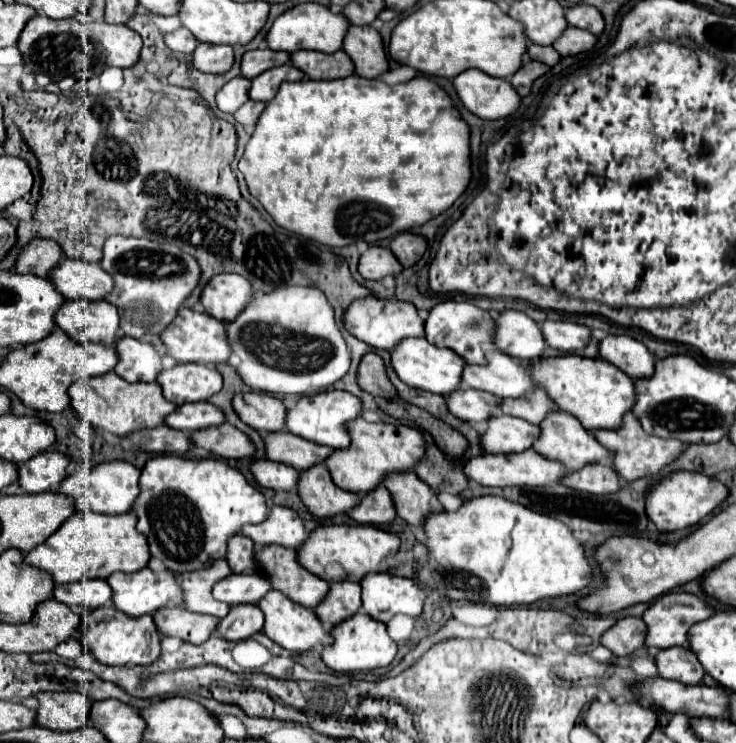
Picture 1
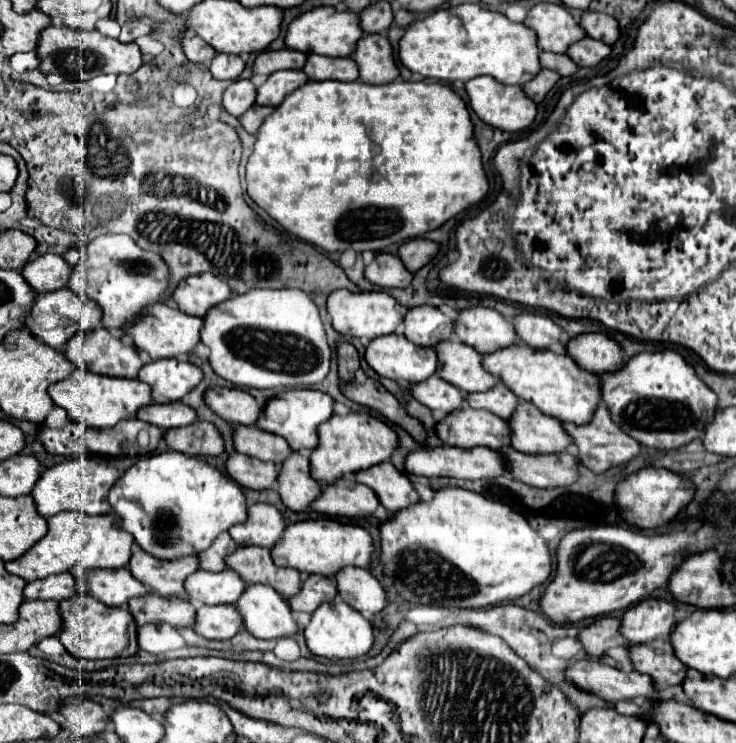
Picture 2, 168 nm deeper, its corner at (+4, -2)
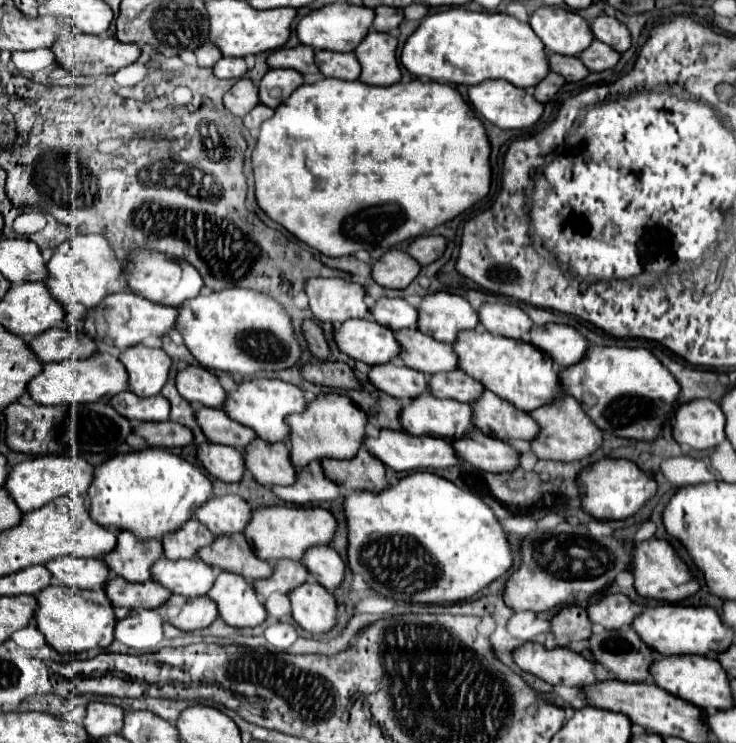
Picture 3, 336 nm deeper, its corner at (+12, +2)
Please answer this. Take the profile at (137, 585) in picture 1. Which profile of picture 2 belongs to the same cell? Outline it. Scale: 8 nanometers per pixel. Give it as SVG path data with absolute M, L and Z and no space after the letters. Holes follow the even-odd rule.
M126 567L116 571L88 571L84 577L90 595L108 607L122 607L134 597L146 597L152 593L152 589L138 581Z

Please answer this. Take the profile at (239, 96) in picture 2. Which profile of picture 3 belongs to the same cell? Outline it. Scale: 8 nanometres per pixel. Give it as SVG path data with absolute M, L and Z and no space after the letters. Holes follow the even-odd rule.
M246 77L238 79L236 85L224 95L226 109L232 115L236 115L236 117L244 117L258 103L260 103L260 99L258 99L258 87L250 79L246 79Z

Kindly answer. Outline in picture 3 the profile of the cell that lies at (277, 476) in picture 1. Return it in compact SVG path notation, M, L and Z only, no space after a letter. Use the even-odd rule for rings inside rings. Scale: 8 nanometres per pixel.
M206 441L206 443L198 445L196 459L212 477L226 481L226 483L240 481L246 471L242 453L228 445L218 445L218 443Z

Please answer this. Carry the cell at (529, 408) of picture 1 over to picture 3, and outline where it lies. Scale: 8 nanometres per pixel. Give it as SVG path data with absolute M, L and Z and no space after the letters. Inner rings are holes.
M458 369L432 375L428 379L428 387L434 397L446 397L460 403L472 403L484 391L484 387L478 381L474 381L470 375Z

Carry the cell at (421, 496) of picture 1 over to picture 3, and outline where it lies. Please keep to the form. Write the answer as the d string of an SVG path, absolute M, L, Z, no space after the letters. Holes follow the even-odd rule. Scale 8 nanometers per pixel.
M364 447L352 459L324 459L324 475L342 491L384 491L388 487L386 467Z

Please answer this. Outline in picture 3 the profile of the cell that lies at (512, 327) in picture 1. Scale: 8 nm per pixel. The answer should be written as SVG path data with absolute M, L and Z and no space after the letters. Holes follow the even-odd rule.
M430 293L418 305L418 331L442 343L454 343L458 331L476 329L478 315L470 303L452 293Z

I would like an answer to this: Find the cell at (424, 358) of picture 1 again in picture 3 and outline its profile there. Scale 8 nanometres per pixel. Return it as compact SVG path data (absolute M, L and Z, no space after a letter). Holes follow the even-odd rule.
M368 317L348 319L340 327L334 327L334 341L342 353L366 365L388 363L400 355L394 333Z

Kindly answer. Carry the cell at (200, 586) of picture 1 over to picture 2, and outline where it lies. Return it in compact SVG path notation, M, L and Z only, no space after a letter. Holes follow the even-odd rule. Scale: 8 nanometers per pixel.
M136 551L130 559L132 575L142 579L142 583L148 583L154 593L158 593L160 597L180 597L184 601L188 601L184 581L198 569L200 561L196 557L180 559L180 563L164 563L160 559L152 559L152 555L144 551Z

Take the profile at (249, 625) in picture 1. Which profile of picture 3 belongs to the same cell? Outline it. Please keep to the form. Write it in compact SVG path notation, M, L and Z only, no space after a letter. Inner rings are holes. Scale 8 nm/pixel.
M172 595L166 603L156 607L156 613L180 631L196 631L208 627L216 619L216 603L208 597L184 599L180 595Z

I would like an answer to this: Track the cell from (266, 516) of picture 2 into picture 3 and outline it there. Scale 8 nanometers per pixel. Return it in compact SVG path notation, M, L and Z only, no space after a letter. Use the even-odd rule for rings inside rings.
M240 495L212 497L192 509L192 517L204 523L214 535L242 533L248 525L252 509Z

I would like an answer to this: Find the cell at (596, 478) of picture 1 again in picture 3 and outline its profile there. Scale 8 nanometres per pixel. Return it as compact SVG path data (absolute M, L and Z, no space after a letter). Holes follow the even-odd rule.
M478 429L468 431L462 439L452 441L452 449L456 451L458 459L470 463L476 469L502 473L512 471L520 465L520 453L496 437L488 437Z

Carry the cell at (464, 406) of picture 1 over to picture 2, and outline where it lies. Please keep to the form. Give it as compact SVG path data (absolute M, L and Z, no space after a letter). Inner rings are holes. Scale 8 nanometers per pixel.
M434 375L432 379L414 385L412 395L426 407L430 407L436 417L444 417L450 415L458 409L464 407L466 403L466 393L460 391L458 387L450 385L448 381L444 381L442 377Z

